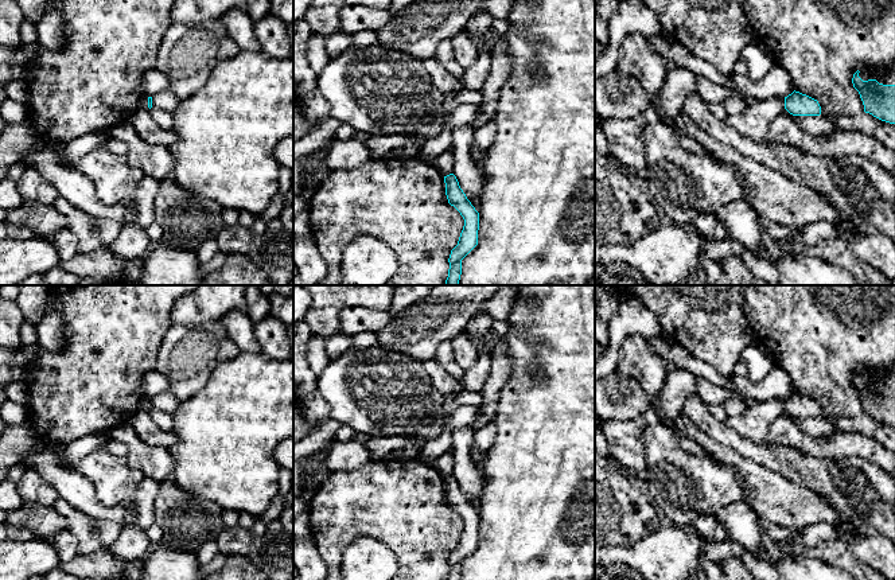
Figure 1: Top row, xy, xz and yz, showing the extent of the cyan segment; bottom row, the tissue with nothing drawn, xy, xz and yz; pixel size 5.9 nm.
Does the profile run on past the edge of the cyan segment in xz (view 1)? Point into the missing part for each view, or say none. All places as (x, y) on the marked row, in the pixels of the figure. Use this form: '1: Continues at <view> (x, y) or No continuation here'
1: No continuation here

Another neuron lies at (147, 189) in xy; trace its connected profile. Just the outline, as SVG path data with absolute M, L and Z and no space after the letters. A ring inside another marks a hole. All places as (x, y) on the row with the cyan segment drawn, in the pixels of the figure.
M145 175L136 187L136 219L135 223L147 229L155 222L155 198L159 182Z

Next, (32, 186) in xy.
M32 167L26 168L17 182L17 188L24 202L47 203L54 202L59 196L57 188Z

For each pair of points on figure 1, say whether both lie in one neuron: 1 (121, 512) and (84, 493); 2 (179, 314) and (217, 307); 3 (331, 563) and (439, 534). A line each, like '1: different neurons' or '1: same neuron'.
1: same neuron
2: same neuron
3: same neuron

